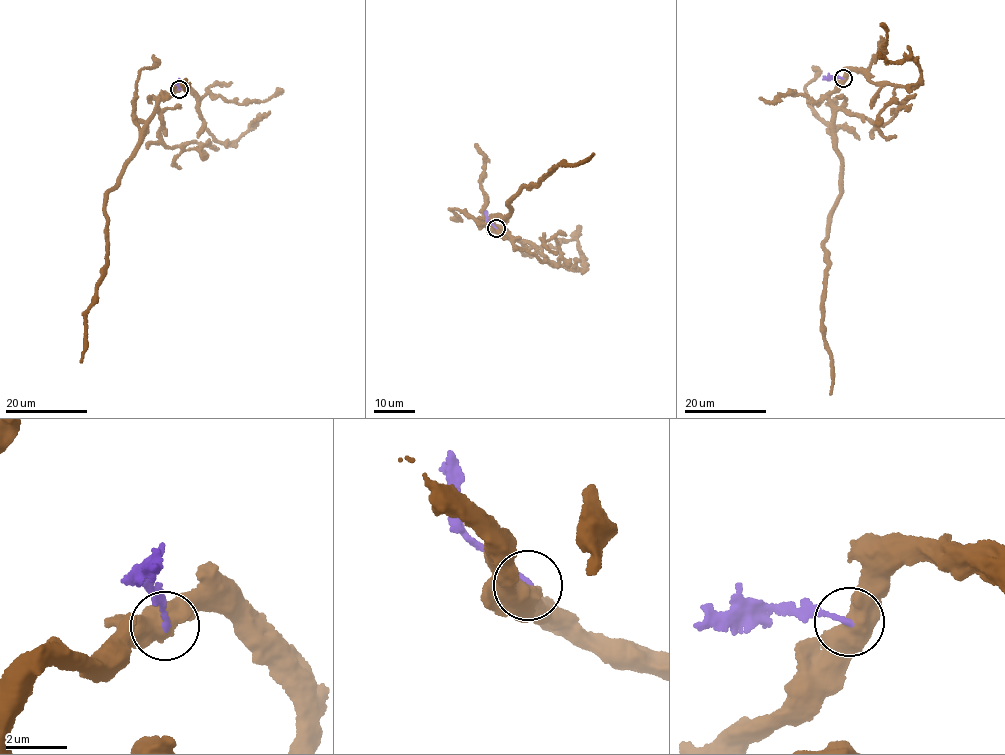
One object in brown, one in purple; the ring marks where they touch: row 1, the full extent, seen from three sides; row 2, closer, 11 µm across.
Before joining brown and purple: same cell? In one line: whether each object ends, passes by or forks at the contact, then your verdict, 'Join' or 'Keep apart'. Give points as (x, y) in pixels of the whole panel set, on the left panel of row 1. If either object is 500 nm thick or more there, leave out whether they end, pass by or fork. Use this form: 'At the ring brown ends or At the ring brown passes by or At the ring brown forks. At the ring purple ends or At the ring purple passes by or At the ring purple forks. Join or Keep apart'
Keep apart

